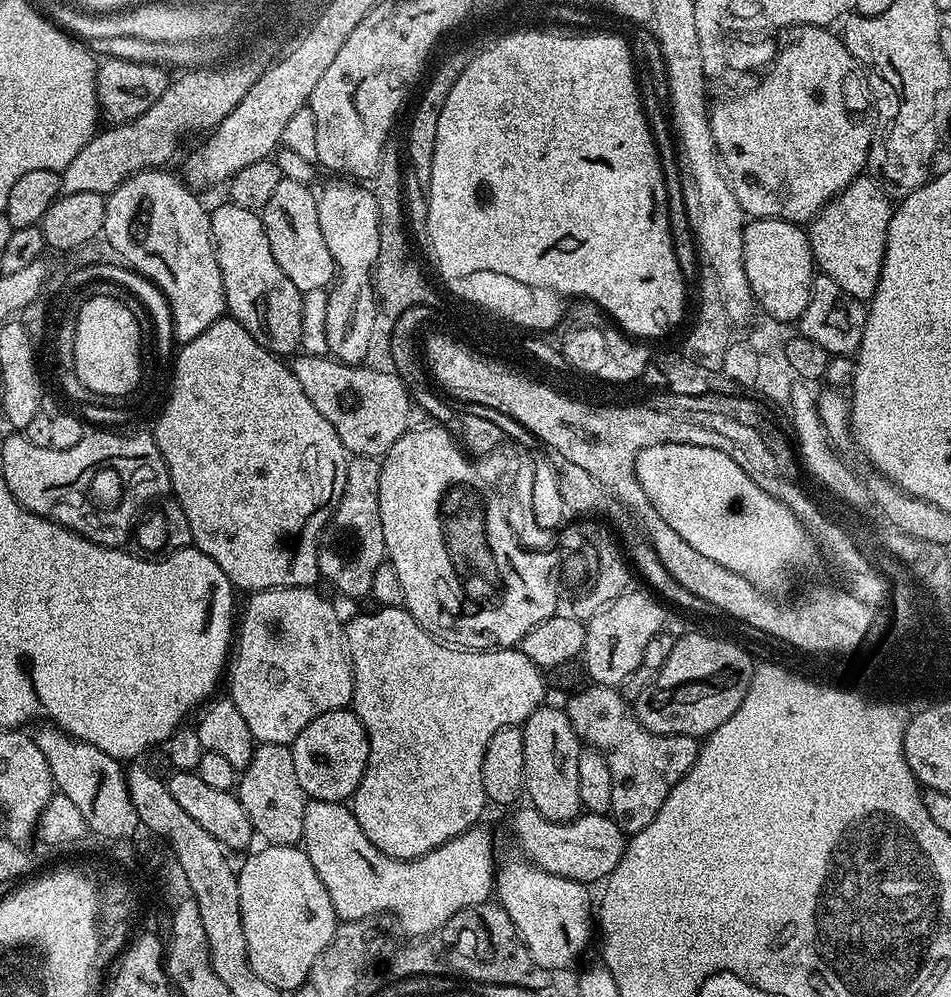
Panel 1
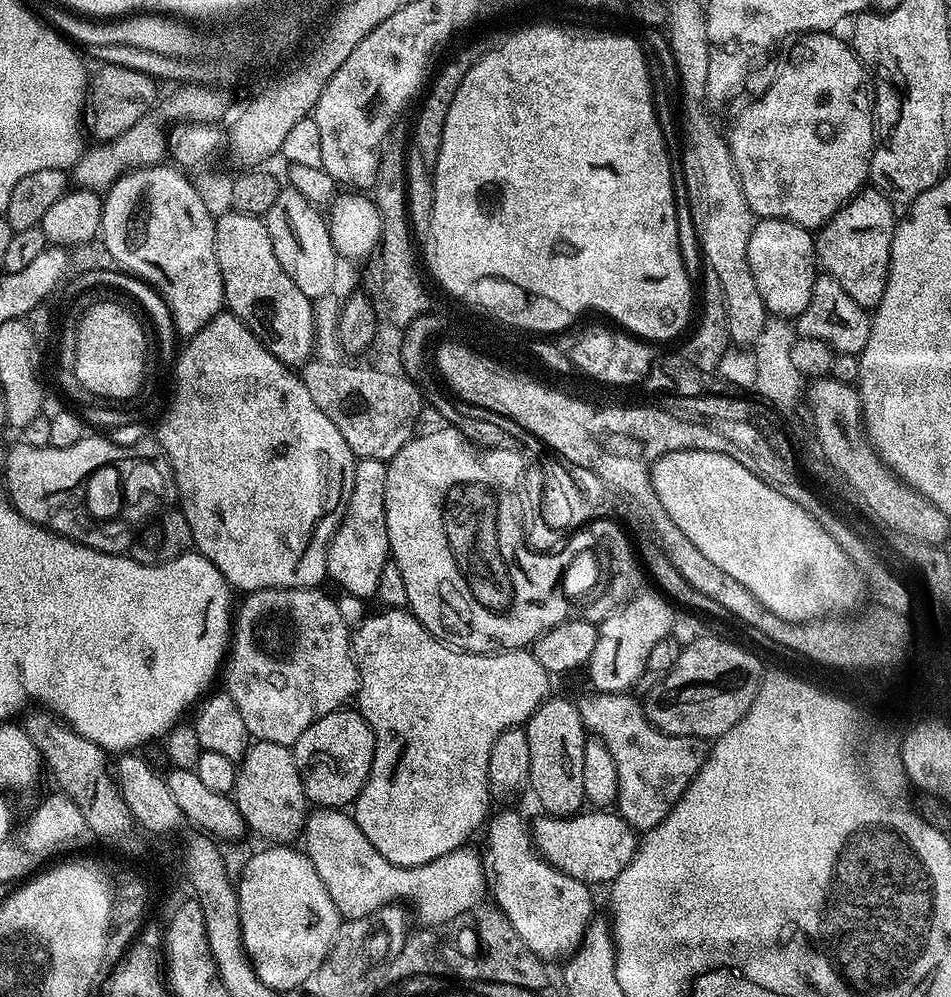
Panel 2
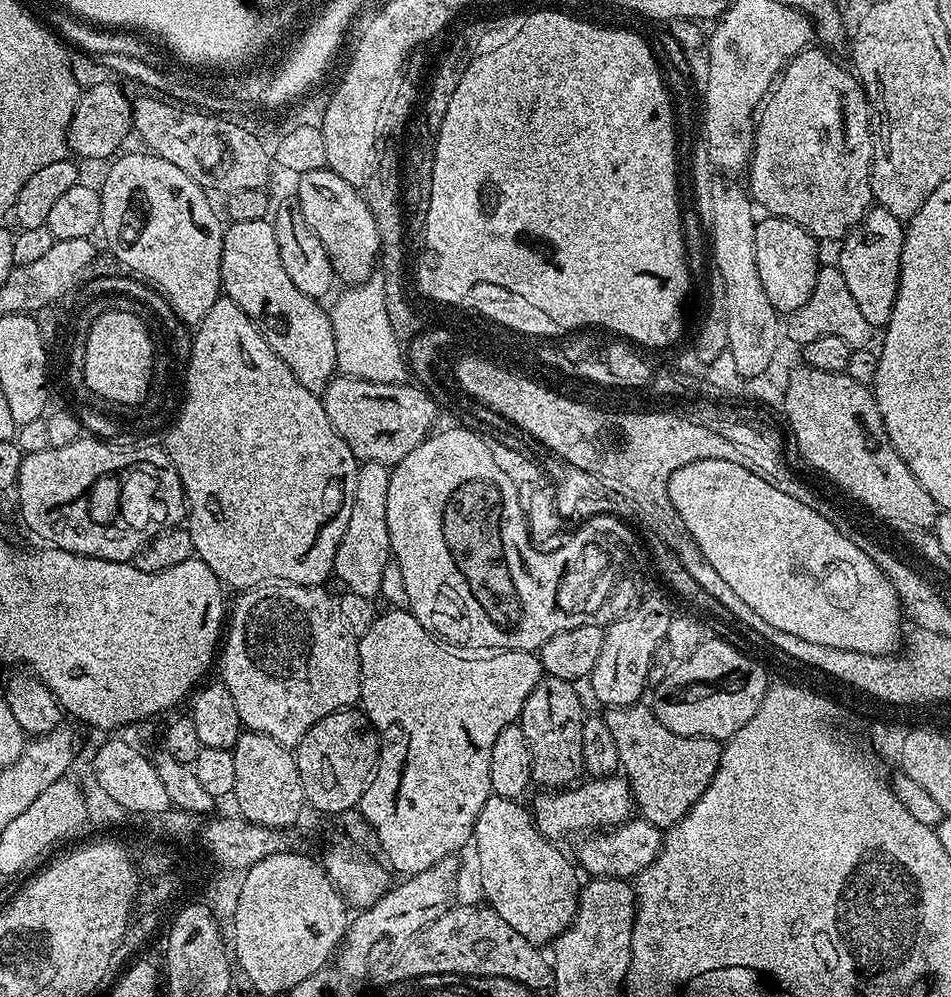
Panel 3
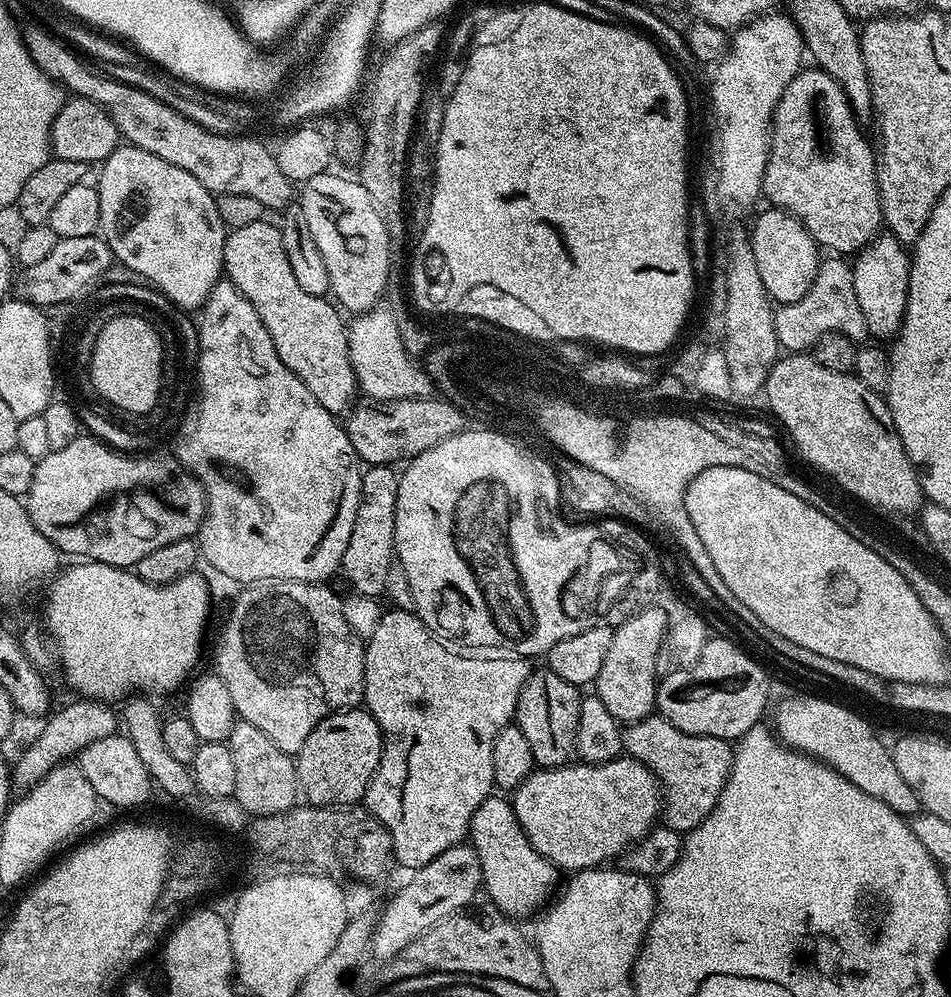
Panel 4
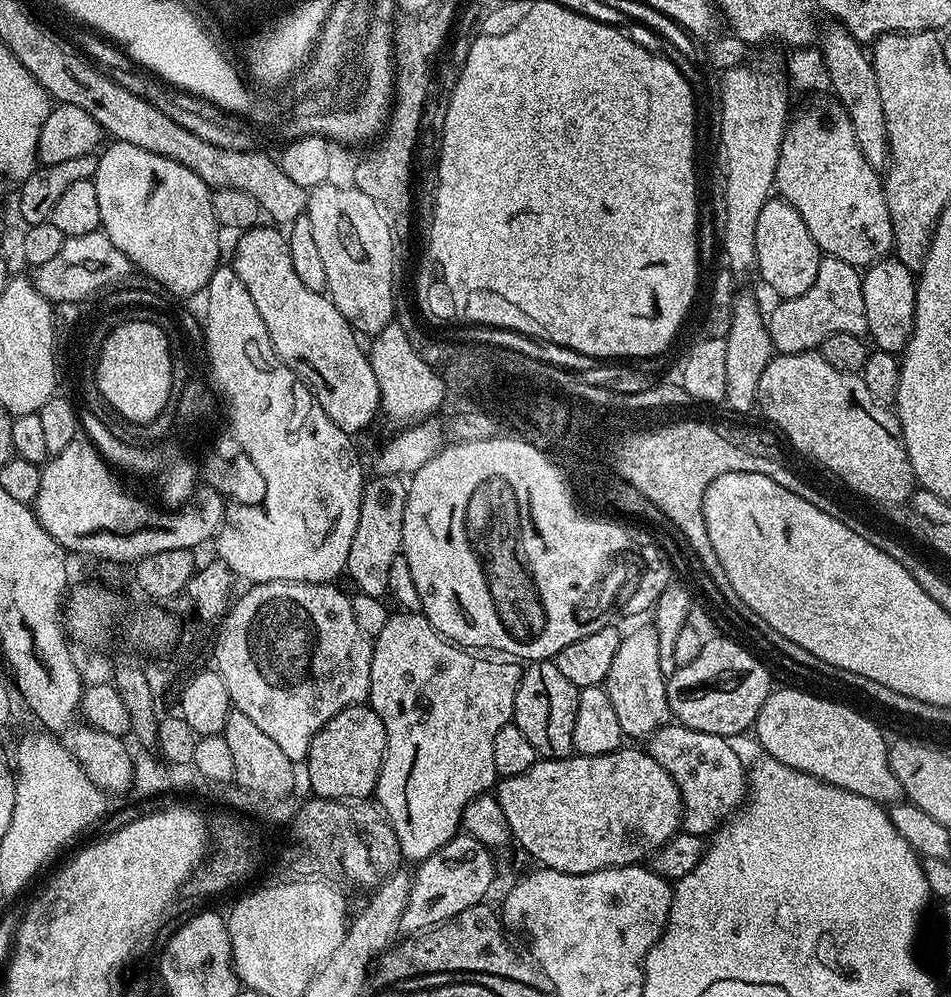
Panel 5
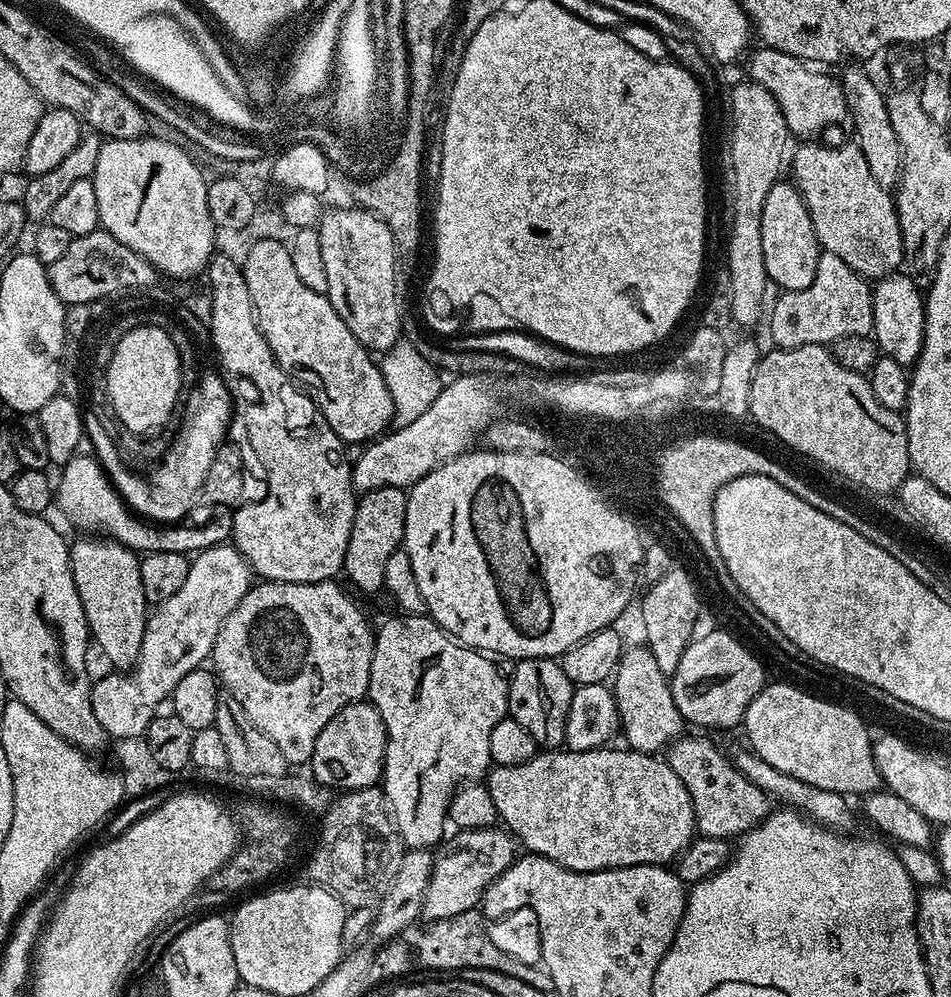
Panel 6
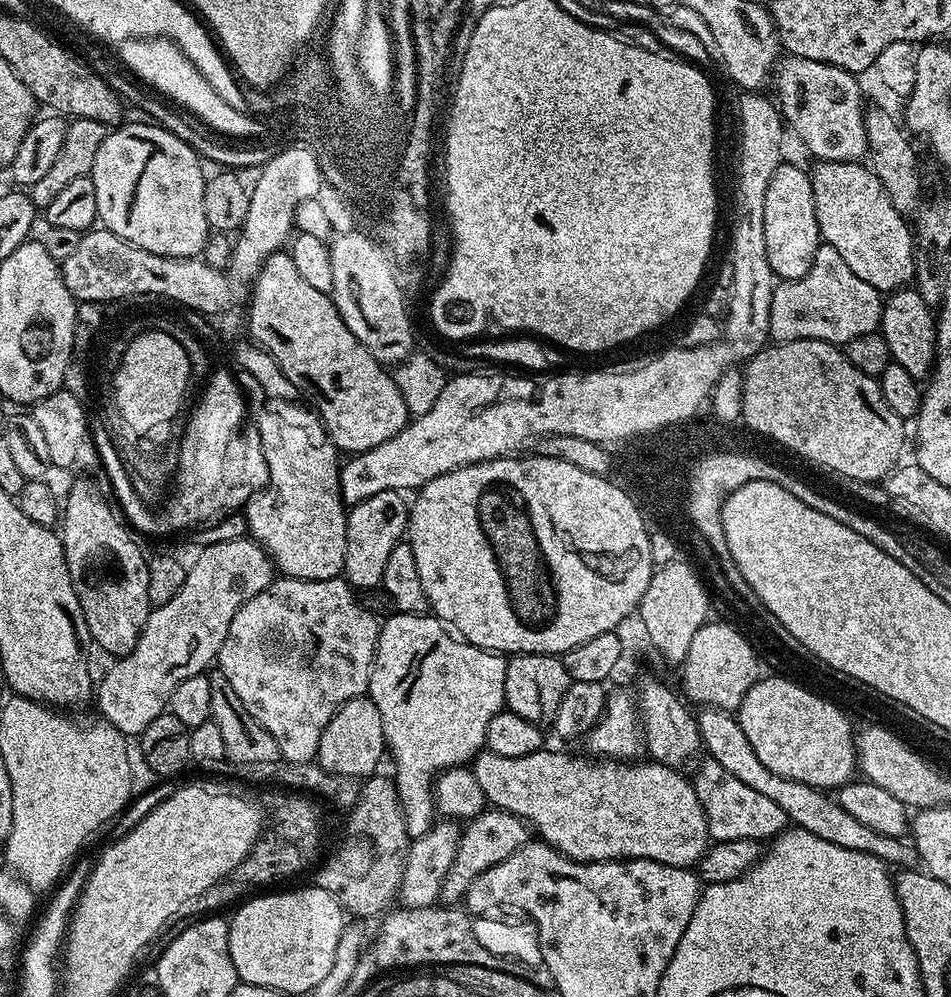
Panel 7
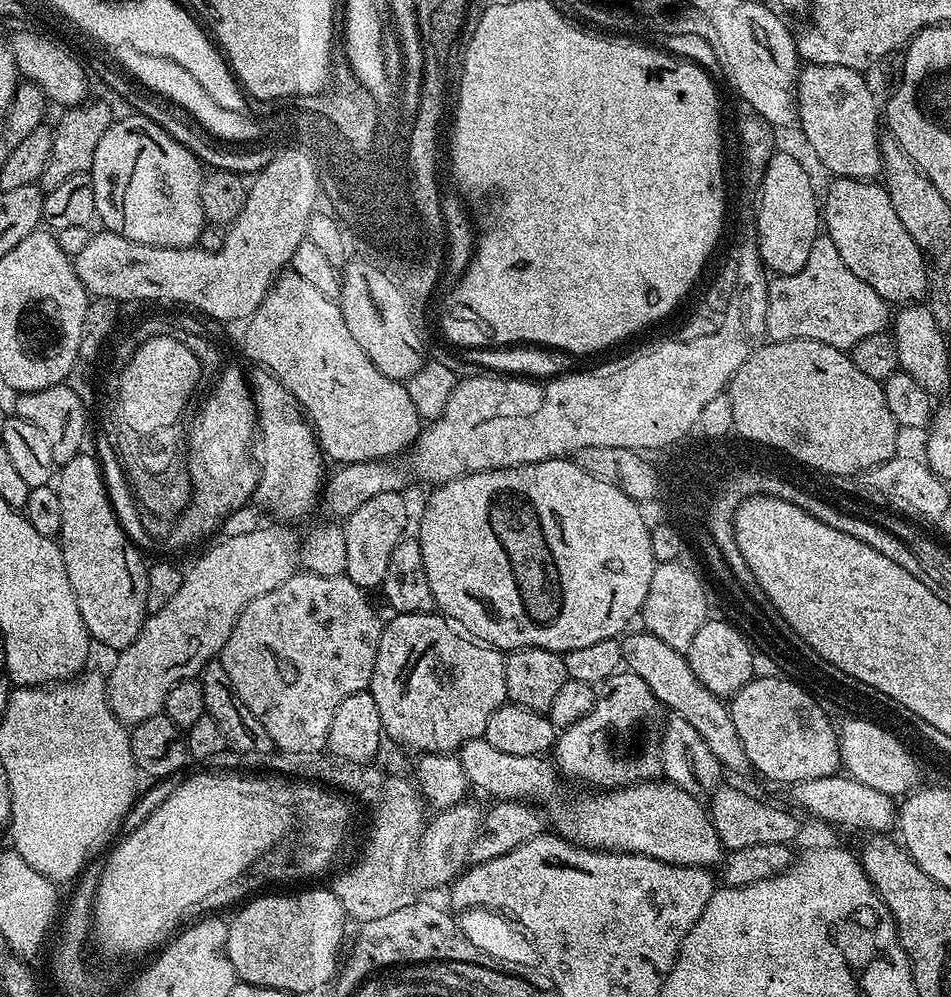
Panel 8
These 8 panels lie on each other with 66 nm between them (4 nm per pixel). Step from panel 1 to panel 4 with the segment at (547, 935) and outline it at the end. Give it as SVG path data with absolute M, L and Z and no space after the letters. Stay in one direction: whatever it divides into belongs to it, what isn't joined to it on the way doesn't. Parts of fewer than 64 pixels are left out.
M499 795L487 796L482 806L474 810L474 818L468 827L470 844L476 849L480 859L483 891L485 893L488 891L489 898L497 904L495 907L509 918L528 915L531 917L539 913L553 899L557 891L558 869L546 857L538 854L538 850L534 850L530 838L526 838L516 820L511 803Z

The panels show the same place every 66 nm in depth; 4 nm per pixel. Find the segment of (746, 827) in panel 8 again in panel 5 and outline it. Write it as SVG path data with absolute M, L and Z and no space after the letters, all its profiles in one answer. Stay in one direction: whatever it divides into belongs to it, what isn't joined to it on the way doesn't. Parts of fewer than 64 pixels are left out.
M679 722L664 724L647 737L646 750L674 778L682 801L682 828L692 836L707 837L745 803L746 764L732 749L731 739L687 728Z

